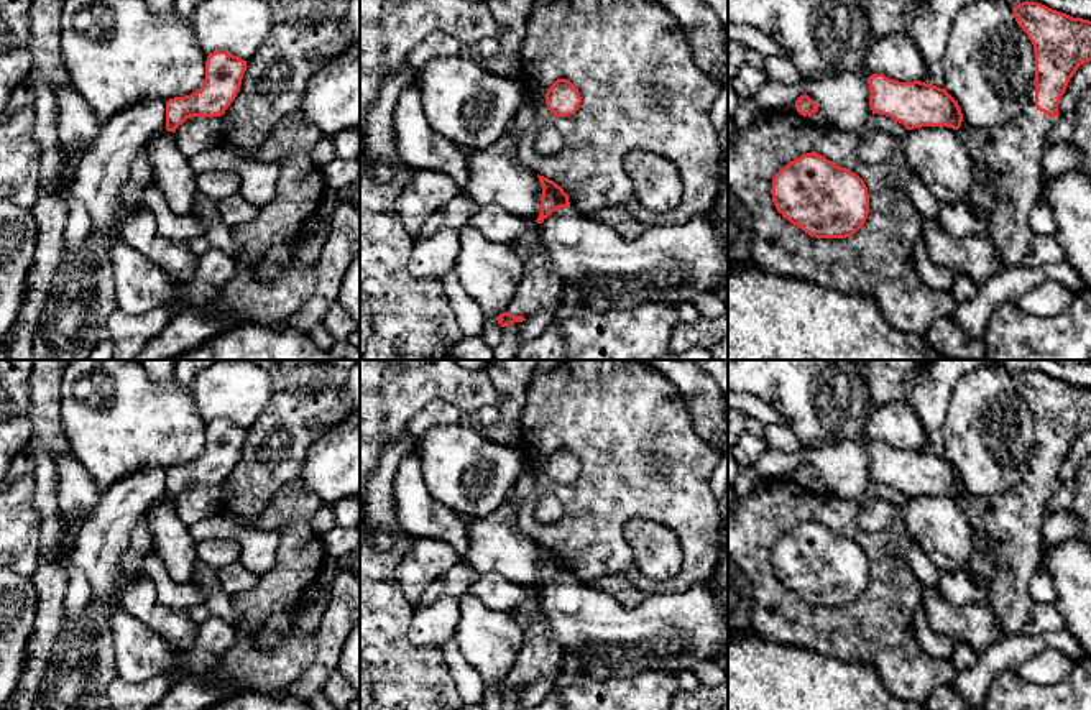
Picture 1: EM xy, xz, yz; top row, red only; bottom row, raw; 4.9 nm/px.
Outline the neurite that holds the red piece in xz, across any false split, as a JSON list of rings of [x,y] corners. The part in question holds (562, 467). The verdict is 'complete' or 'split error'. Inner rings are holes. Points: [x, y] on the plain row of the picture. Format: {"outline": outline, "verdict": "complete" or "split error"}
{"outline": [[[557,447],[546,462],[546,473],[555,485],[573,483],[582,472],[578,457],[567,447]]], "verdict": "complete"}

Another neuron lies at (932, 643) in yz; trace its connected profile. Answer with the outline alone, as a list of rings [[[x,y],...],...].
[[[923,603],[914,611],[912,628],[925,654],[937,659],[951,659],[953,643],[930,626]]]

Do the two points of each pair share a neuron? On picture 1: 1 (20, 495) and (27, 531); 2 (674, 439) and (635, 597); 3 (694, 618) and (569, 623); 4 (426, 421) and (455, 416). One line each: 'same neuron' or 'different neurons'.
1: same neuron
2: different neurons
3: same neuron
4: same neuron

